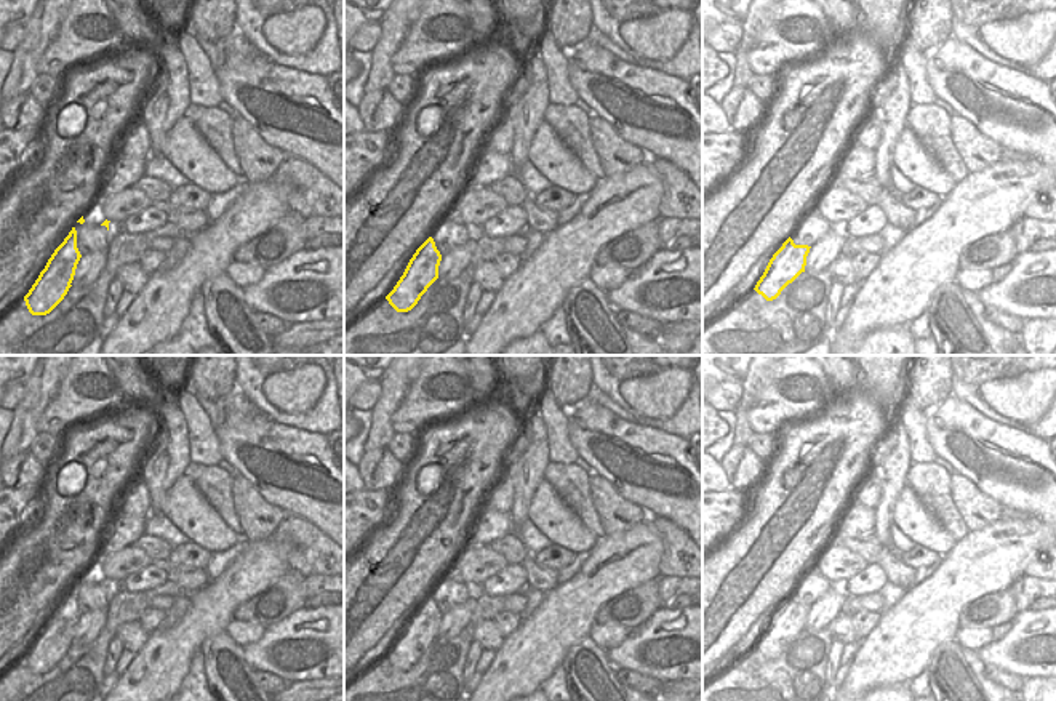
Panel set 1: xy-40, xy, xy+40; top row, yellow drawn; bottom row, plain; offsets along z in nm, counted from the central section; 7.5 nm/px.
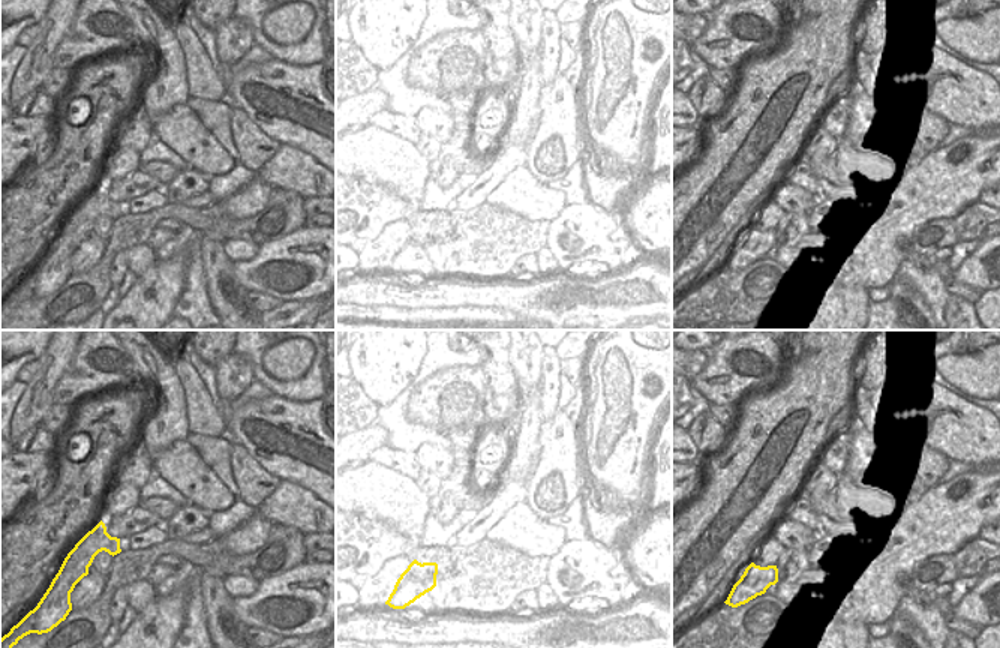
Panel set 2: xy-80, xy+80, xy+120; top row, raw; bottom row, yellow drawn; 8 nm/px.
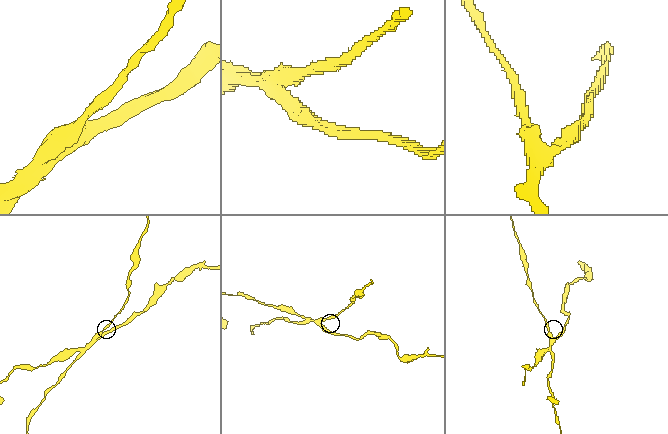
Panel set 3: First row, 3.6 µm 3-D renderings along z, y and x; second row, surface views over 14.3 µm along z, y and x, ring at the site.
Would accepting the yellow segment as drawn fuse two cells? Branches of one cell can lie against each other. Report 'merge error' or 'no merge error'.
merge error

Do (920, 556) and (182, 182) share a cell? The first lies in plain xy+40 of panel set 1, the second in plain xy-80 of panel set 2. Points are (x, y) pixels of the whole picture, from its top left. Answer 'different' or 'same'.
same

